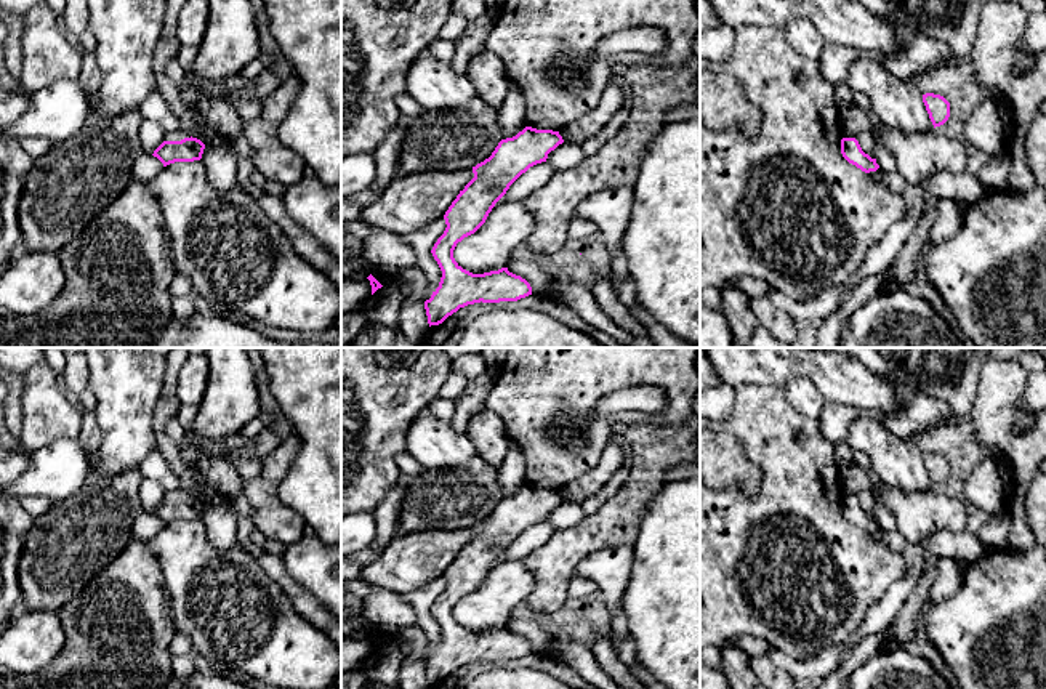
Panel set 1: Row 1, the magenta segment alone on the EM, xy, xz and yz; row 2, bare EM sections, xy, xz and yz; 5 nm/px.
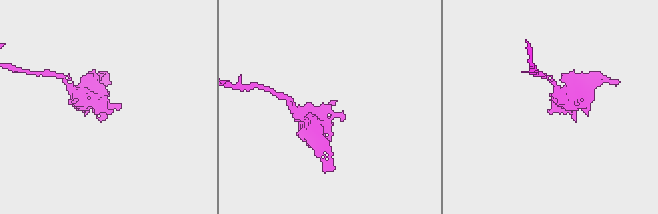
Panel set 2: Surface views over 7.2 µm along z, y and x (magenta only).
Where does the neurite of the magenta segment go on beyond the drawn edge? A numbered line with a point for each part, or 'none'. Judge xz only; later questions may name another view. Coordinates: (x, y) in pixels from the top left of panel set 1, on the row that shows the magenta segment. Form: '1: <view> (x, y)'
none

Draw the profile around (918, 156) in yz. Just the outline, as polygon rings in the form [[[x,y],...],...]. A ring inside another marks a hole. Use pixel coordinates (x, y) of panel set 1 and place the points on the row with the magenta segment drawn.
[[[886,125],[871,130],[875,143],[883,143],[895,157],[897,173],[907,184],[924,184],[937,171],[960,175],[966,171],[964,147],[942,133],[905,133]]]

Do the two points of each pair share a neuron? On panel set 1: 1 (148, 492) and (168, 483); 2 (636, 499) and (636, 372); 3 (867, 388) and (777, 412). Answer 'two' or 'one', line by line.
1: two
2: two
3: two

